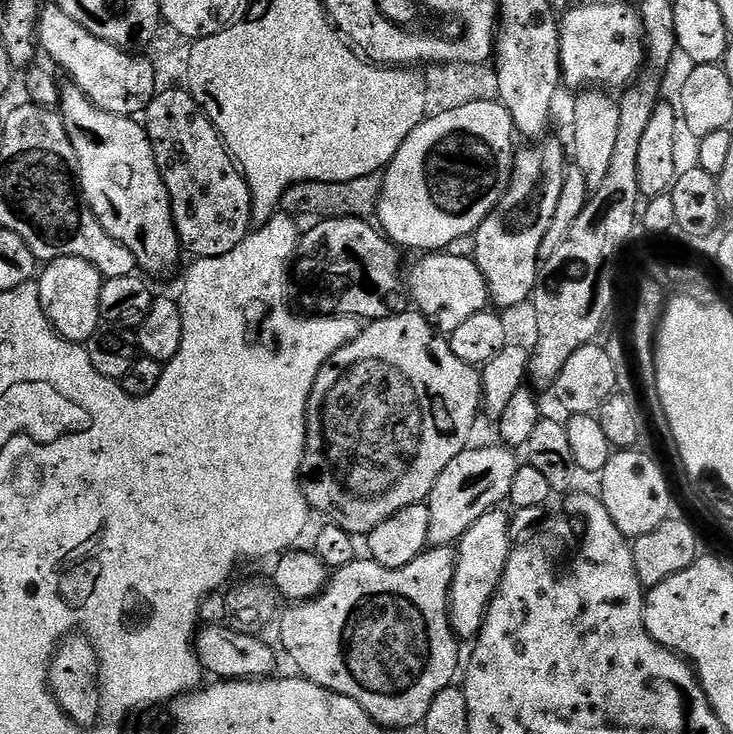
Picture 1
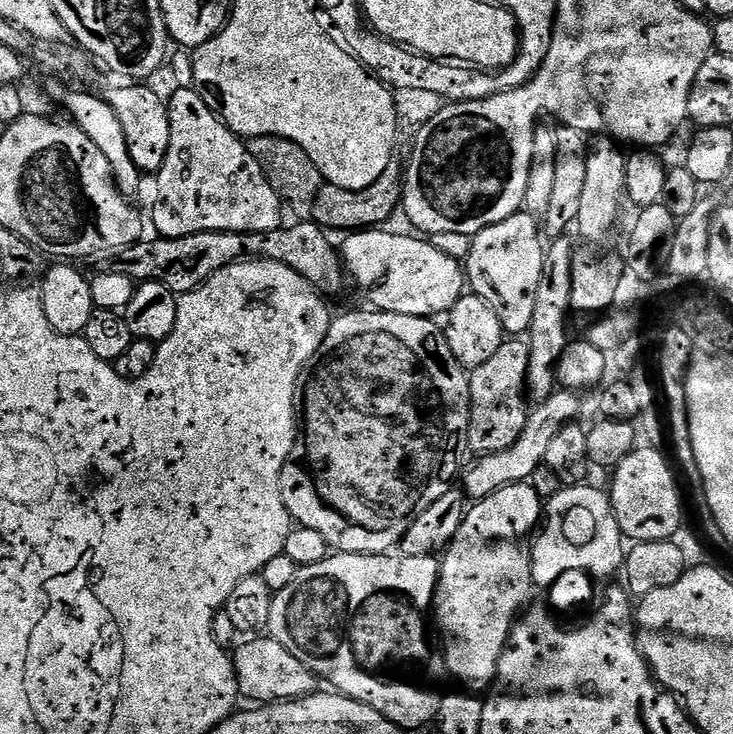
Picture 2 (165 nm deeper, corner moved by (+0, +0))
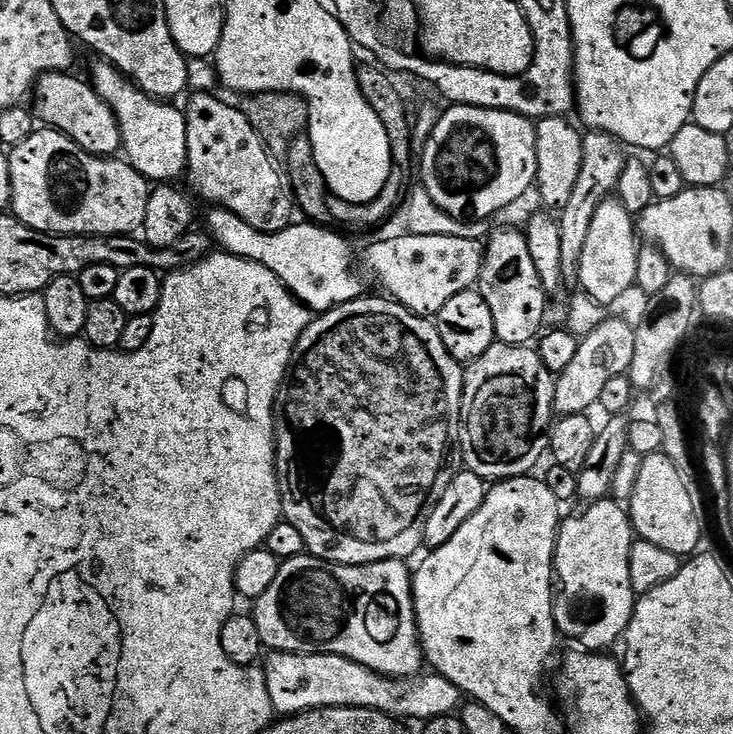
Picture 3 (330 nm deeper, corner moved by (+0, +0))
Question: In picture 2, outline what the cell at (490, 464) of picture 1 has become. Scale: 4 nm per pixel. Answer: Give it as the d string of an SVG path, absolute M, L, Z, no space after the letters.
M558 390L549 400L541 400L528 413L528 425L522 430L518 442L501 452L495 452L489 456L481 455L480 460L472 469L465 471L462 476L463 491L473 501L484 500L490 494L494 494L499 488L508 484L519 484L531 481L534 470L544 463L546 449L550 447L551 440L556 437L558 430L562 430L568 424L577 419L580 412L581 397L577 393L567 390Z

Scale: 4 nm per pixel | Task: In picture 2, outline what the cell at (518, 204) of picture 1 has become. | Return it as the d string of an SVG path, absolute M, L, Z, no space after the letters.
M521 210L494 226L486 226L486 230L471 237L471 241L466 259L467 287L490 302L505 333L527 333L530 318L534 318L534 302L538 295L538 282L542 279L546 251L541 221L533 213Z

